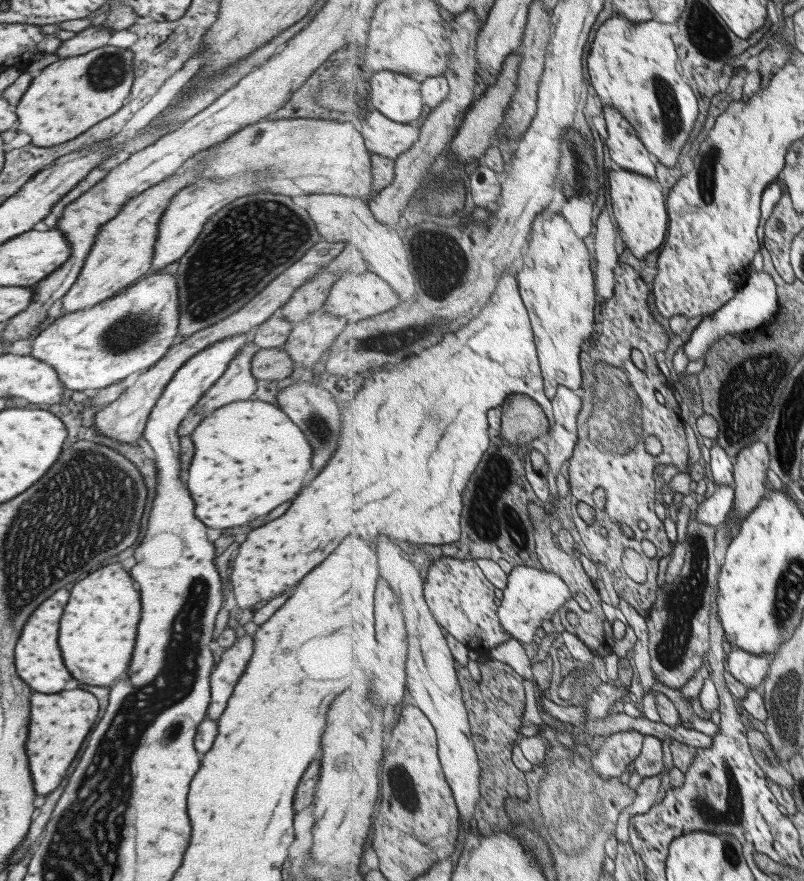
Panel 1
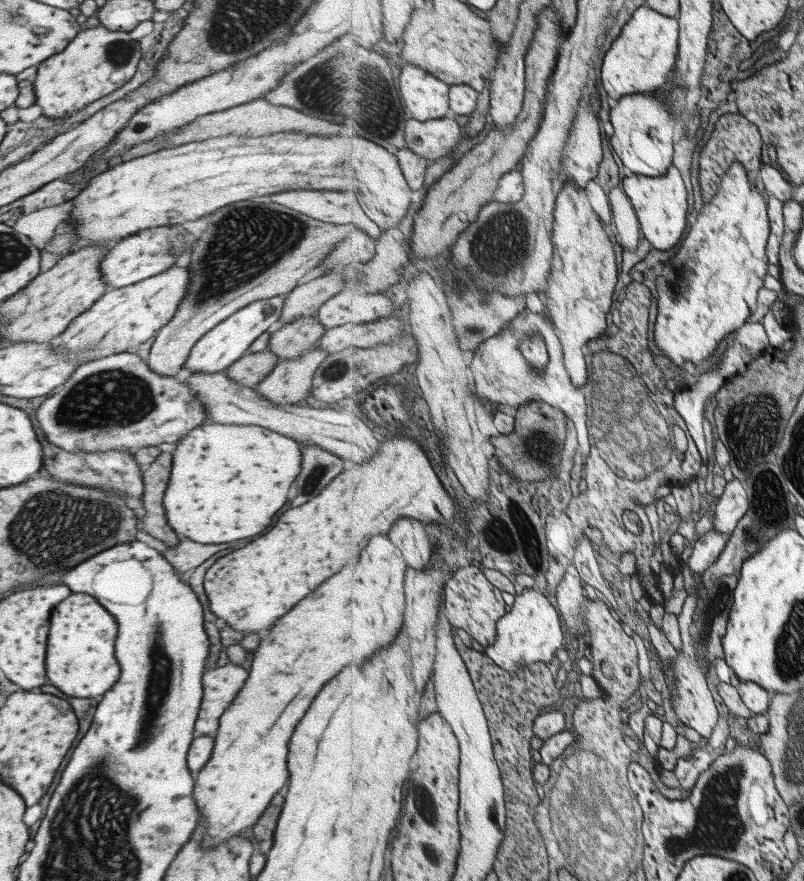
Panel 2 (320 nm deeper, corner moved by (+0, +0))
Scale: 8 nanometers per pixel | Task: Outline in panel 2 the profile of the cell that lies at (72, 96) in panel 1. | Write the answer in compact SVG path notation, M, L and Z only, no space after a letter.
M99 25L95 28L81 27L63 50L38 64L35 79L32 80L34 104L40 106L42 115L51 120L76 113L85 105L97 101L98 98L106 97L113 90L123 86L133 76L133 73L137 72L140 58L138 41L131 40L127 32L111 32Z

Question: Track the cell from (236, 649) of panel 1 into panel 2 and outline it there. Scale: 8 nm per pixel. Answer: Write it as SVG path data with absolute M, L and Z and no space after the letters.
M223 659L218 666L202 673L202 697L193 728L195 736L213 736L219 717L231 704L247 675L241 665L233 665Z

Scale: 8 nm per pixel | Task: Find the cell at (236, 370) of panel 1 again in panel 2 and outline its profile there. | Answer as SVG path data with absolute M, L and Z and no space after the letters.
M121 352L88 361L73 370L71 378L39 404L35 422L49 444L71 454L106 450L125 450L133 454L145 446L158 446L163 442L176 443L189 431L207 421L204 408L187 389L187 385L176 382L173 377L157 375L137 355Z

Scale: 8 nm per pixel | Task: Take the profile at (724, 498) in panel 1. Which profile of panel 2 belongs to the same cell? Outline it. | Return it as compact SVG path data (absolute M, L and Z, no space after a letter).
M716 529L695 540L692 554L688 558L690 570L702 576L706 574L708 568L719 560L729 540L728 534Z

